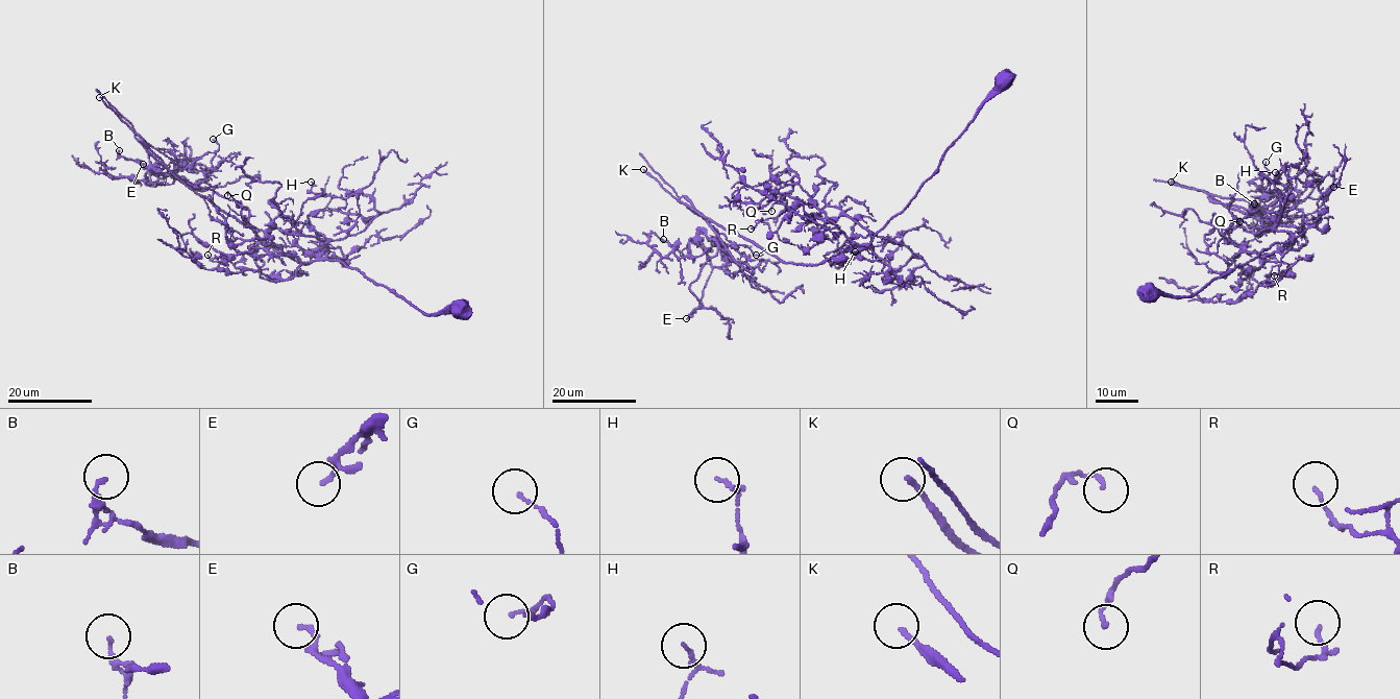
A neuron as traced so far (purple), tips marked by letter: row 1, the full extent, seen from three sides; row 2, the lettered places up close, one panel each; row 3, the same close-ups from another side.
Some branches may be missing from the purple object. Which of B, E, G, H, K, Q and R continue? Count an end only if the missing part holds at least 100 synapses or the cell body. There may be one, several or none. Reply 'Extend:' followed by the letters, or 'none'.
Extend: K

